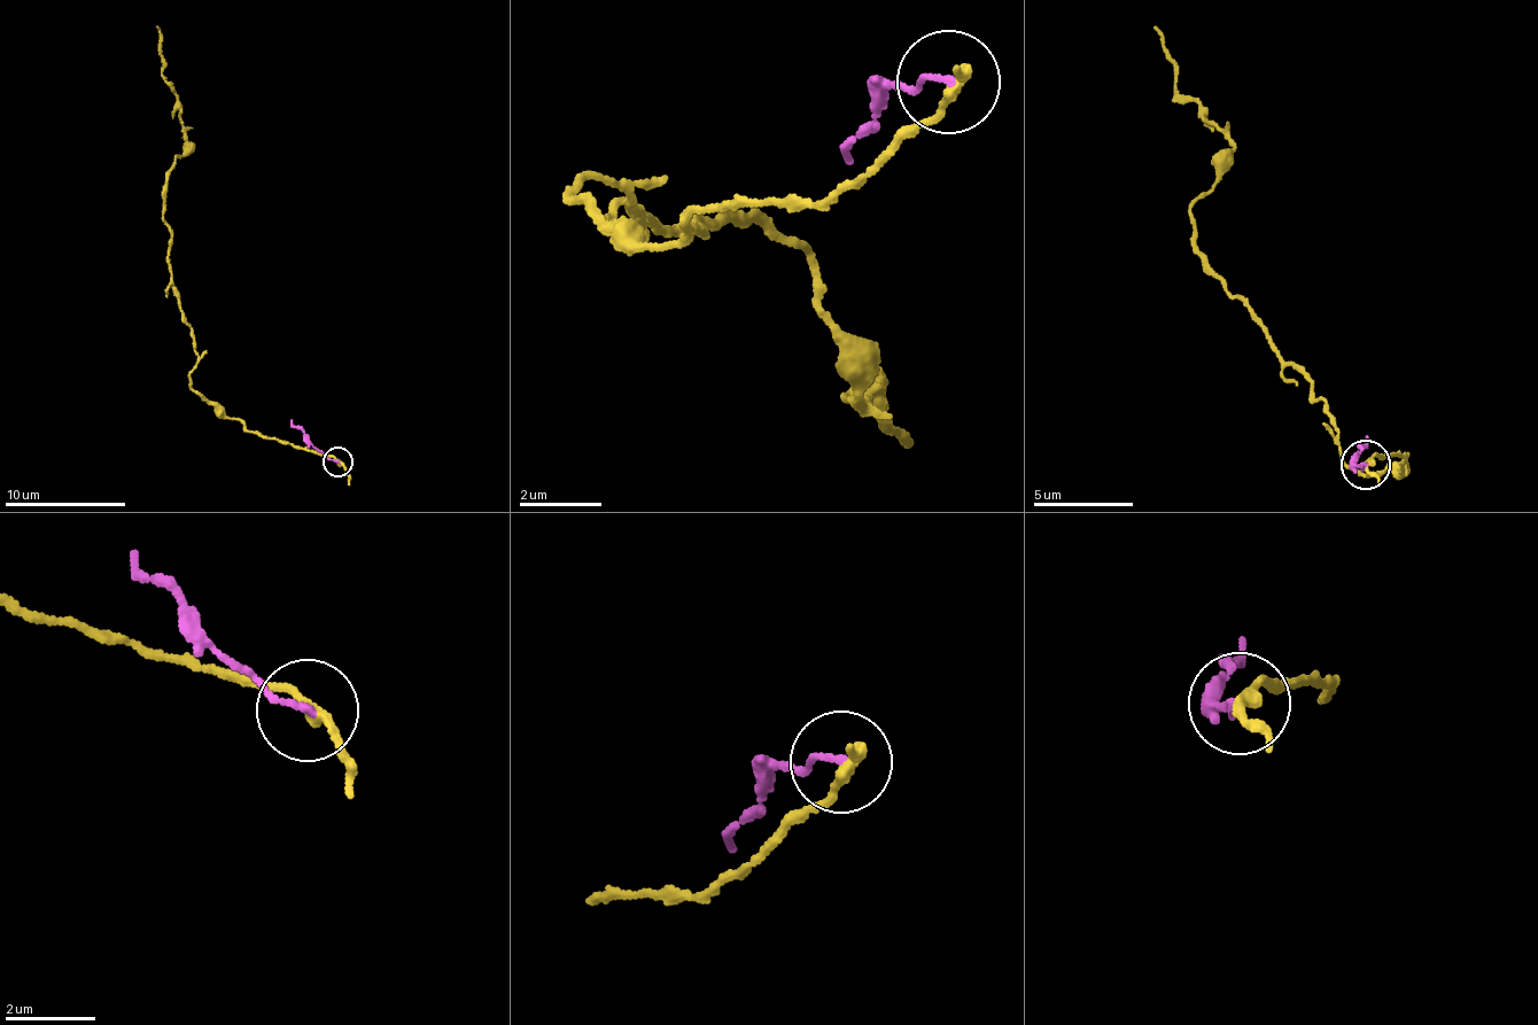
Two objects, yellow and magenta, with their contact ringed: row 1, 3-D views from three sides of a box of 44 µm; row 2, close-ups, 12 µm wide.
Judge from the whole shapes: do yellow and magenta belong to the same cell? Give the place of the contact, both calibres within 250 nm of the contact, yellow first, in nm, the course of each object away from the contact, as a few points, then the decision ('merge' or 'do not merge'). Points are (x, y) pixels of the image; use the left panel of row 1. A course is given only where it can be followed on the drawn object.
place (338, 461); calibres 200 and 140 nm; course yellow (339, 460), (250, 433), (194, 388), (199, 354), (181, 320), (162, 203), (186, 137), (157, 26); course magenta (339, 460), (315, 445), (292, 418); do not merge

